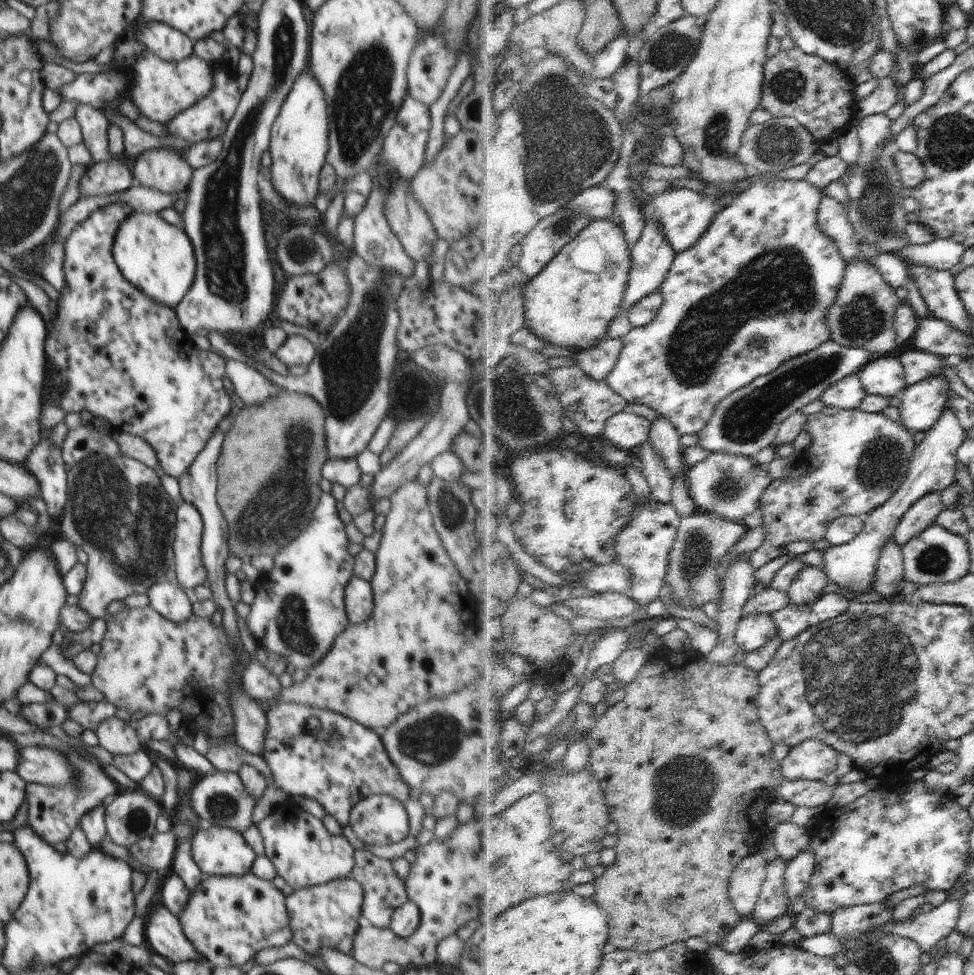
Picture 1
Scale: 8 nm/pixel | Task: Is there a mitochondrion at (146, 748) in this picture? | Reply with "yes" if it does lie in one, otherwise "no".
no

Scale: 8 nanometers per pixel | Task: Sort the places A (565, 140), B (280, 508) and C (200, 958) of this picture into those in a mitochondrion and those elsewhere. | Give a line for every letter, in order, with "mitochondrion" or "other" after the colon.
A: mitochondrion
B: mitochondrion
C: other

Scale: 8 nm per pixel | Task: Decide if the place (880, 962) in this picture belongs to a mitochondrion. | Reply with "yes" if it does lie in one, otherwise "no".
yes

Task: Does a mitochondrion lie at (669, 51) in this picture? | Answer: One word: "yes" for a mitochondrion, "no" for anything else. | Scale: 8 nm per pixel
yes

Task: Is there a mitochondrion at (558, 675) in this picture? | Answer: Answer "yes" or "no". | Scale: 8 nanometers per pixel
no

